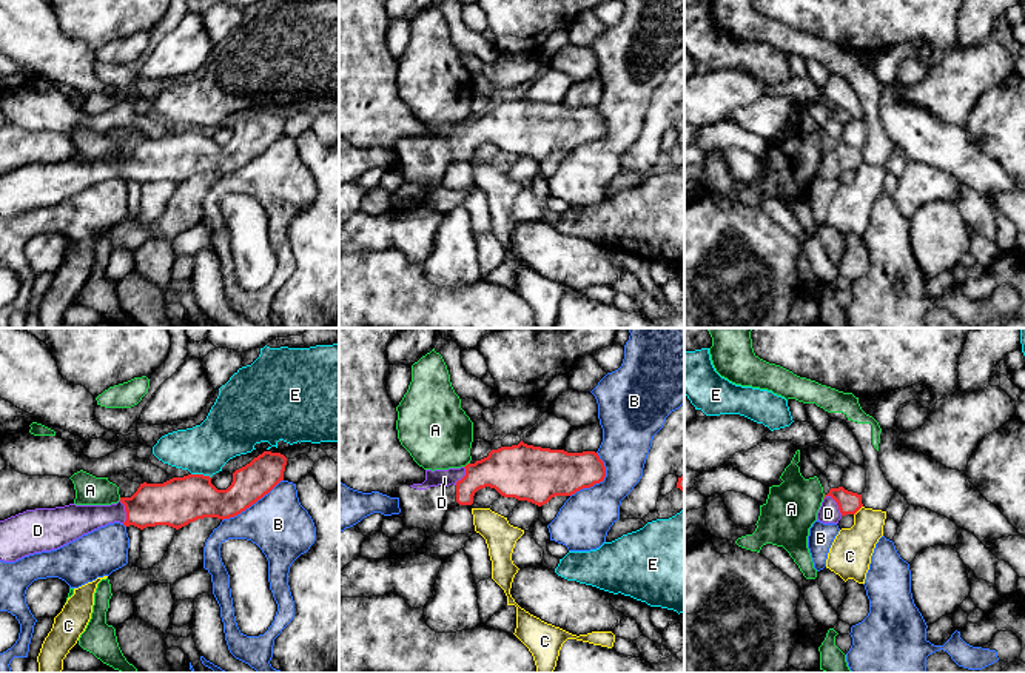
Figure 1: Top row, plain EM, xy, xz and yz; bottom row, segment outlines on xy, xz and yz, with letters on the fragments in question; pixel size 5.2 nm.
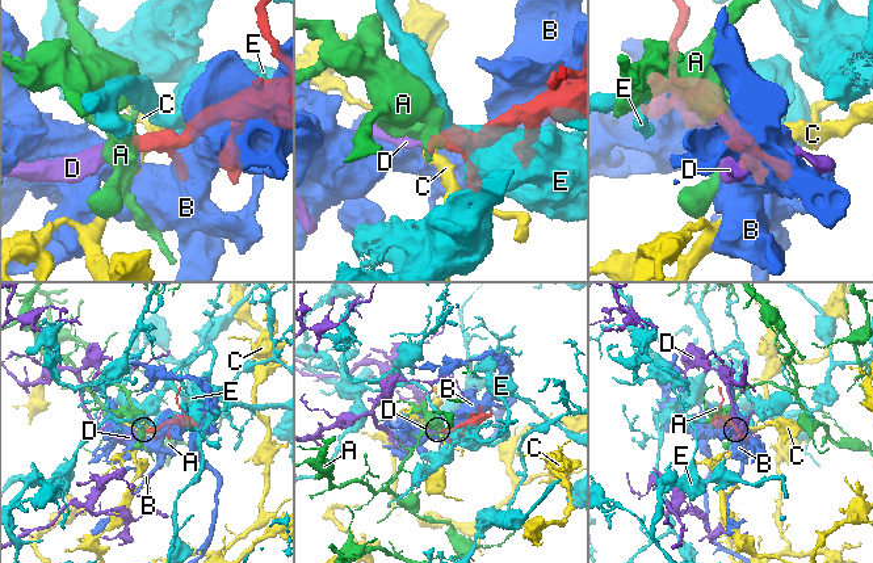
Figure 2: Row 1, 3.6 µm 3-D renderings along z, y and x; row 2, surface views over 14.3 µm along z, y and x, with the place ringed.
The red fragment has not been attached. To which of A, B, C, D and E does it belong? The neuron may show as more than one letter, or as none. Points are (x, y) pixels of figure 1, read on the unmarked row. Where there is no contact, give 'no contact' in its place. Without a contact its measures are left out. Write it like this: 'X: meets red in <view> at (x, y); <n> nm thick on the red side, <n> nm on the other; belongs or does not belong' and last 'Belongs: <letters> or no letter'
A: meets red in xz at (466, 120); 260 nm thick on the red side, 360 nm on the other; does not belong
B: meets red in xy at (252, 159); 190 nm thick on the red side, 320 nm on the other; does not belong
C: meets red in yz at (859, 164); 120 nm thick on the red side, 220 nm on the other; does not belong
D: meets red in yz at (837, 159); 120 nm thick on the red side, 110 nm on the other; belongs
E: meets red in xy at (201, 130); 260 nm thick on the red side, 260 nm on the other; does not belong
Belongs: D

